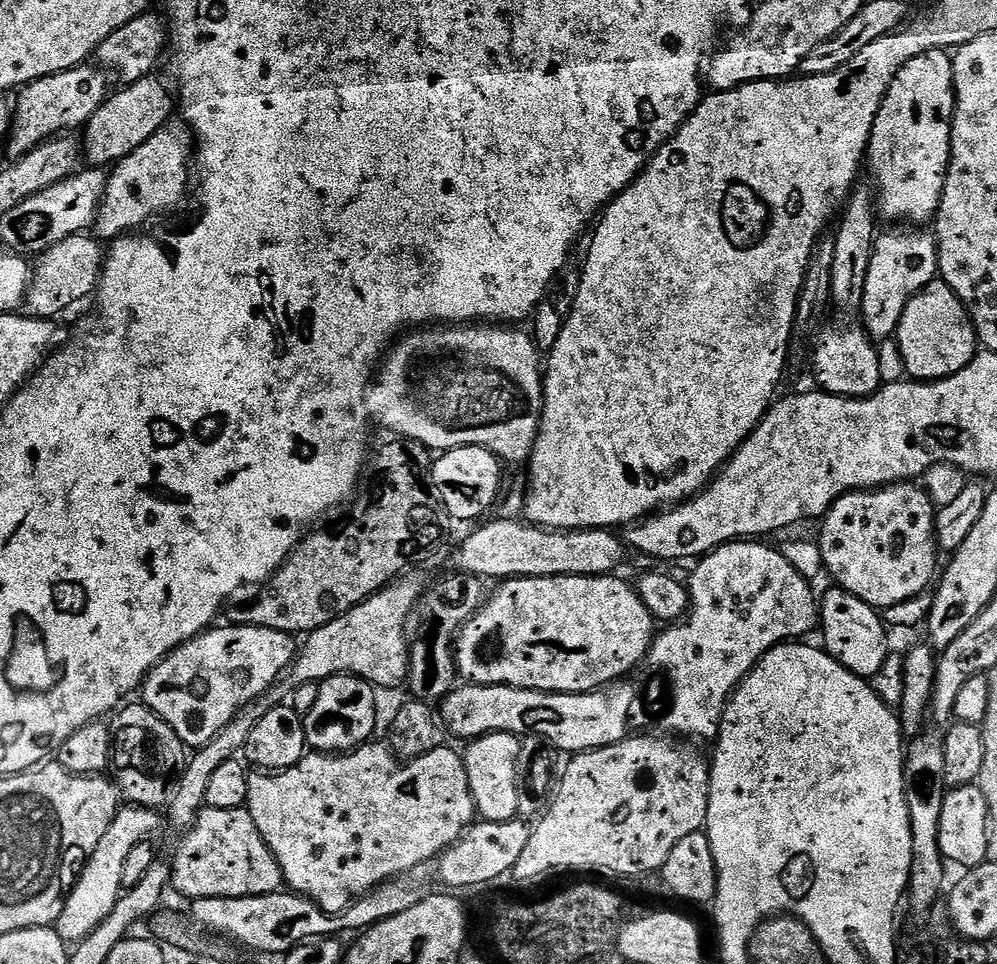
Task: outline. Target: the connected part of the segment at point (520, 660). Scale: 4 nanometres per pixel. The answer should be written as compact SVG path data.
M613 574L610 576L521 576L505 579L501 583L504 585L497 592L495 589L484 601L483 608L479 608L460 629L454 649L457 673L469 684L501 684L539 692L595 692L598 688L623 681L627 677L624 676L627 672L632 672L639 664L645 663L658 624L652 619L650 610L646 610L646 602L642 602L639 591L633 585L631 588L626 581L619 580L618 577L619 575Z

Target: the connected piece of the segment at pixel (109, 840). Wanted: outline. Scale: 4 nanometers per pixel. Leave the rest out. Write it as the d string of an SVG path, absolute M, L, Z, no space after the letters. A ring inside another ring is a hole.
M135 806L121 807L117 812L114 822L110 822L110 830L102 834L94 854L80 871L76 885L64 898L64 909L54 925L57 934L66 942L79 942L85 940L90 933L106 918L110 918L110 910L119 902L125 891L122 882L122 873L126 866L126 857L134 846L145 843L160 828L162 816L155 808L138 808Z

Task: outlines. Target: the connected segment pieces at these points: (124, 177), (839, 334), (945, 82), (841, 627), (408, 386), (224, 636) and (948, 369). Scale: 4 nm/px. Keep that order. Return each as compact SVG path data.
M161 130L155 132L150 139L142 142L138 150L126 154L126 158L116 161L114 167L108 172L108 184L104 188L104 199L100 201L100 209L96 212L94 235L101 242L111 242L120 236L135 233L152 215L160 216L171 208L176 208L184 200L184 195L189 195L188 168L190 172L190 144L184 141L180 132Z
M863 327L856 328L828 328L815 337L814 345L816 349L812 352L812 372L816 375L816 380L821 389L829 392L831 396L847 396L849 398L859 398L861 396L872 396L879 392L882 387L880 380L880 356L876 353L877 345L870 339Z
M937 50L934 52L923 52L918 54L918 58L910 58L910 62L906 62L906 66L902 66L902 70L898 70L898 74L894 78L894 82L890 82L890 90L886 90L886 98L882 102L882 106L878 110L878 118L874 118L874 130L872 137L868 143L866 153L866 168L872 171L872 176L876 179L874 183L874 192L878 197L878 212L881 217L884 216L888 222L907 222L912 226L924 226L935 217L936 211L940 208L940 199L942 198L942 190L946 182L946 174L948 173L948 163L950 162L950 154L952 153L952 115L956 109L956 91L954 90L954 82L952 81L952 56L947 51Z
M832 586L825 596L819 601L820 605L820 623L819 627L824 628L824 641L822 647L838 662L842 662L842 666L846 666L846 670L850 670L854 674L865 678L873 678L884 668L884 663L888 660L888 635L889 629L884 623L884 617L879 611L875 612L873 605L867 600L858 598L854 594L850 594L846 589L839 586Z
M473 322L424 326L401 335L398 342L391 345L390 355L375 373L366 401L371 419L389 428L397 437L417 440L429 450L436 451L437 448L440 454L450 448L486 448L505 465L527 465L540 433L544 374L542 353L533 337L527 331L516 330L515 327L501 326L495 322Z
M237 624L220 628L213 626L192 640L180 644L162 662L149 672L142 685L142 703L158 714L178 734L184 747L195 750L206 746L248 704L253 704L270 686L276 683L296 657L298 644L289 633L269 628L251 628L248 624Z
M939 278L931 280L921 292L910 298L906 310L902 310L902 322L896 331L894 344L900 347L900 360L912 375L909 377L916 382L944 380L947 376L958 374L958 370L962 370L978 355L976 328L972 325L968 307L960 301L958 294L954 294L954 290L950 290L947 282Z

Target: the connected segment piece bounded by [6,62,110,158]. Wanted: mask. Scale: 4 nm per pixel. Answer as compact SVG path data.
M85 62L58 74L38 78L19 89L17 100L14 100L14 111L10 131L6 137L8 152L12 158L30 154L39 144L45 144L65 130L80 130L88 119L96 113L110 95L108 88L109 73L99 66Z

